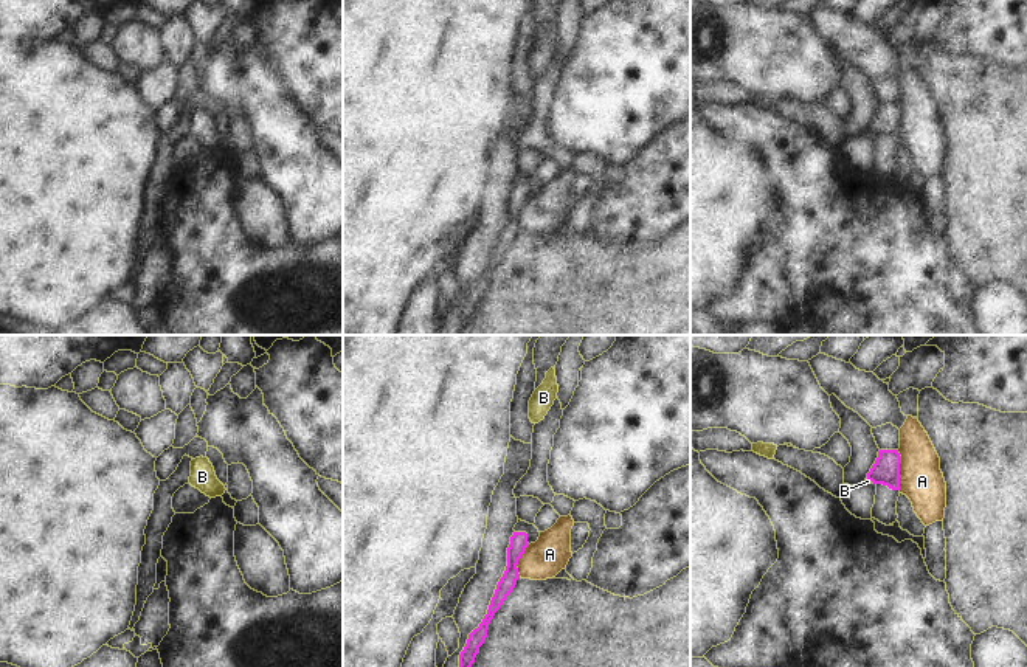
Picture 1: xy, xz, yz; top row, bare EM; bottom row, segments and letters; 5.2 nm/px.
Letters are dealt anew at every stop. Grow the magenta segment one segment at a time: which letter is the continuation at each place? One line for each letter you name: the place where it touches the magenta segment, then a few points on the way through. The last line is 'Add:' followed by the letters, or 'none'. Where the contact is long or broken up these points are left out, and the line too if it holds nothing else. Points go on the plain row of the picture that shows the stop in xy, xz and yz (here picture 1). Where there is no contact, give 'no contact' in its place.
B: no contact
Add: B

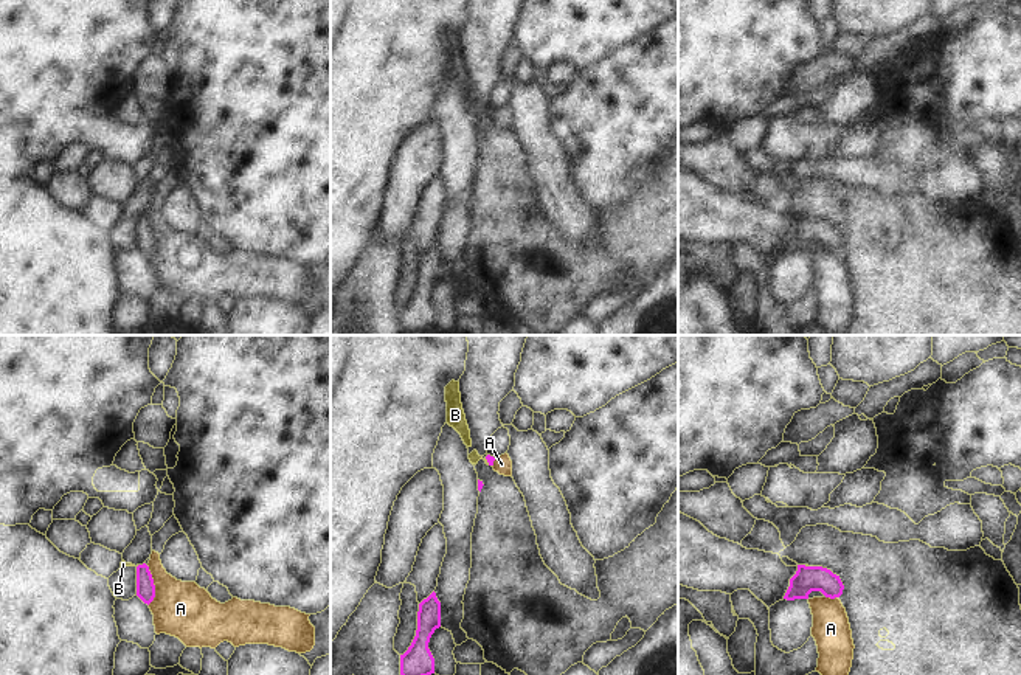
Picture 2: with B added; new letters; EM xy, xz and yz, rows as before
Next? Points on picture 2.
Add: none

